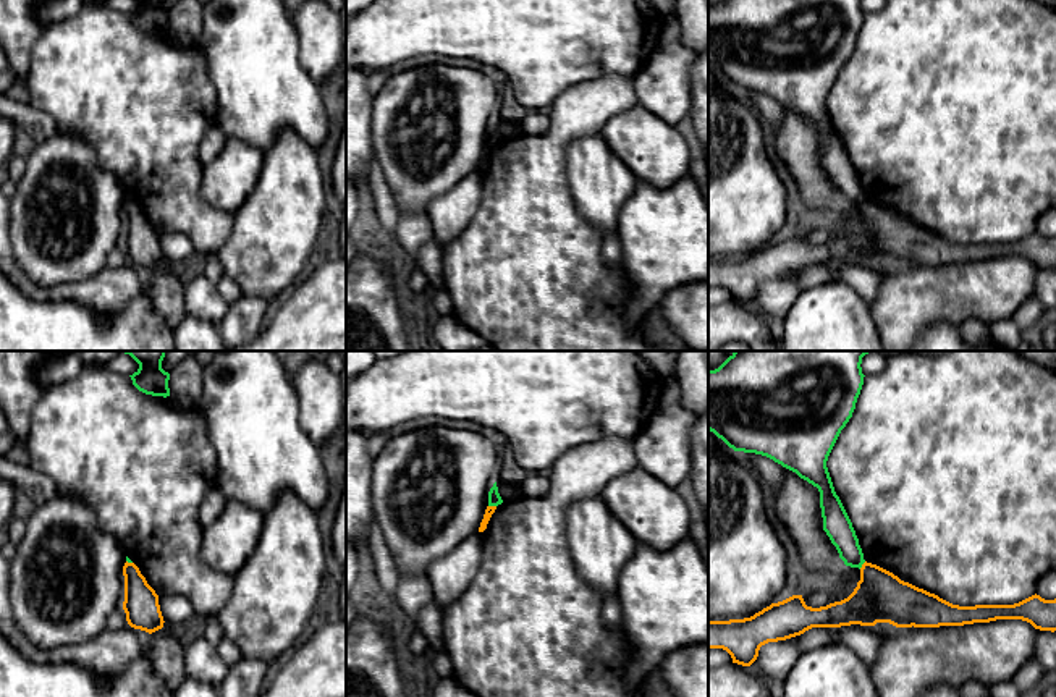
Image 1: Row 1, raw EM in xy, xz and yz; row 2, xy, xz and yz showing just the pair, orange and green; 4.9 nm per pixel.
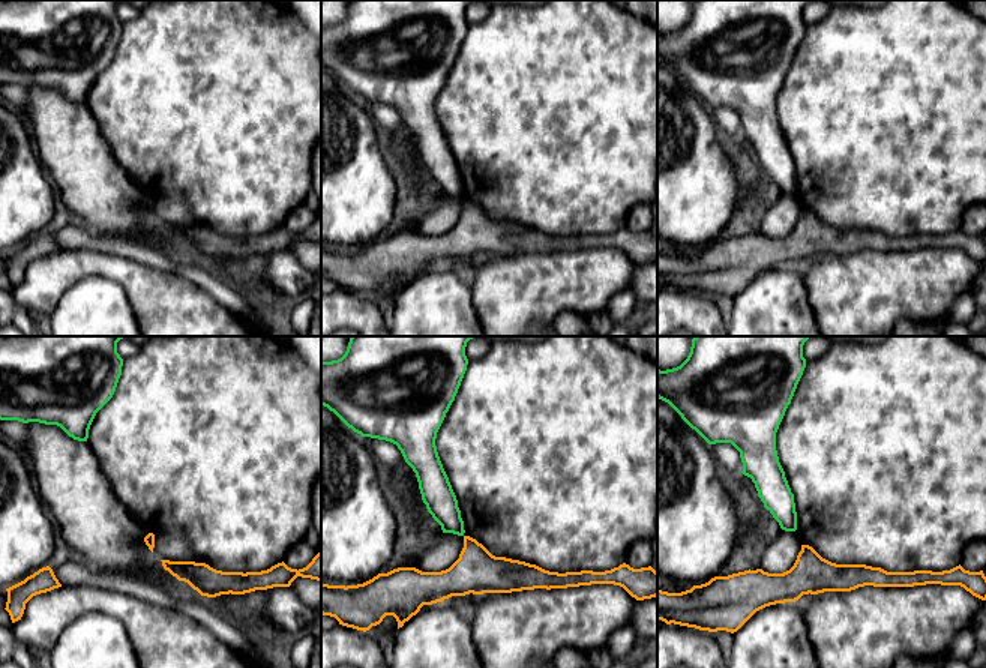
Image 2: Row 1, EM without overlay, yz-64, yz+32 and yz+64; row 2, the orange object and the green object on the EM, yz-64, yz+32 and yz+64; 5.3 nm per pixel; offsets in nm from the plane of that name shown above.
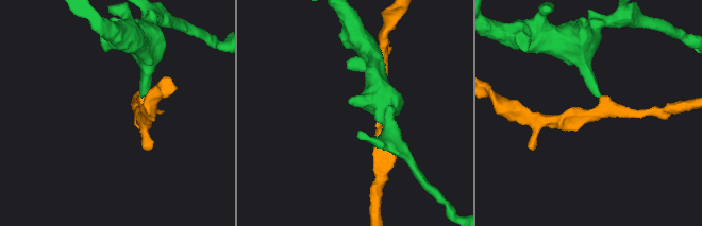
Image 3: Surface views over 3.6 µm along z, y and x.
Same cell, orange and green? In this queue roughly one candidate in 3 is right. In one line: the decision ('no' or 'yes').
no

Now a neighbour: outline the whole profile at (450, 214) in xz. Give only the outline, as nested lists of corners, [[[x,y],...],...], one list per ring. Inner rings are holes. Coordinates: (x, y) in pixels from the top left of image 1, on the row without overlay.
[[[479,170],[469,173],[450,192],[432,199],[427,217],[432,223],[433,241],[443,249],[456,239],[474,218],[482,196]]]

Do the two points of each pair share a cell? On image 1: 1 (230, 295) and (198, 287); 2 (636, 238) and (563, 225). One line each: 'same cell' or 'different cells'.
1: different cells
2: different cells

